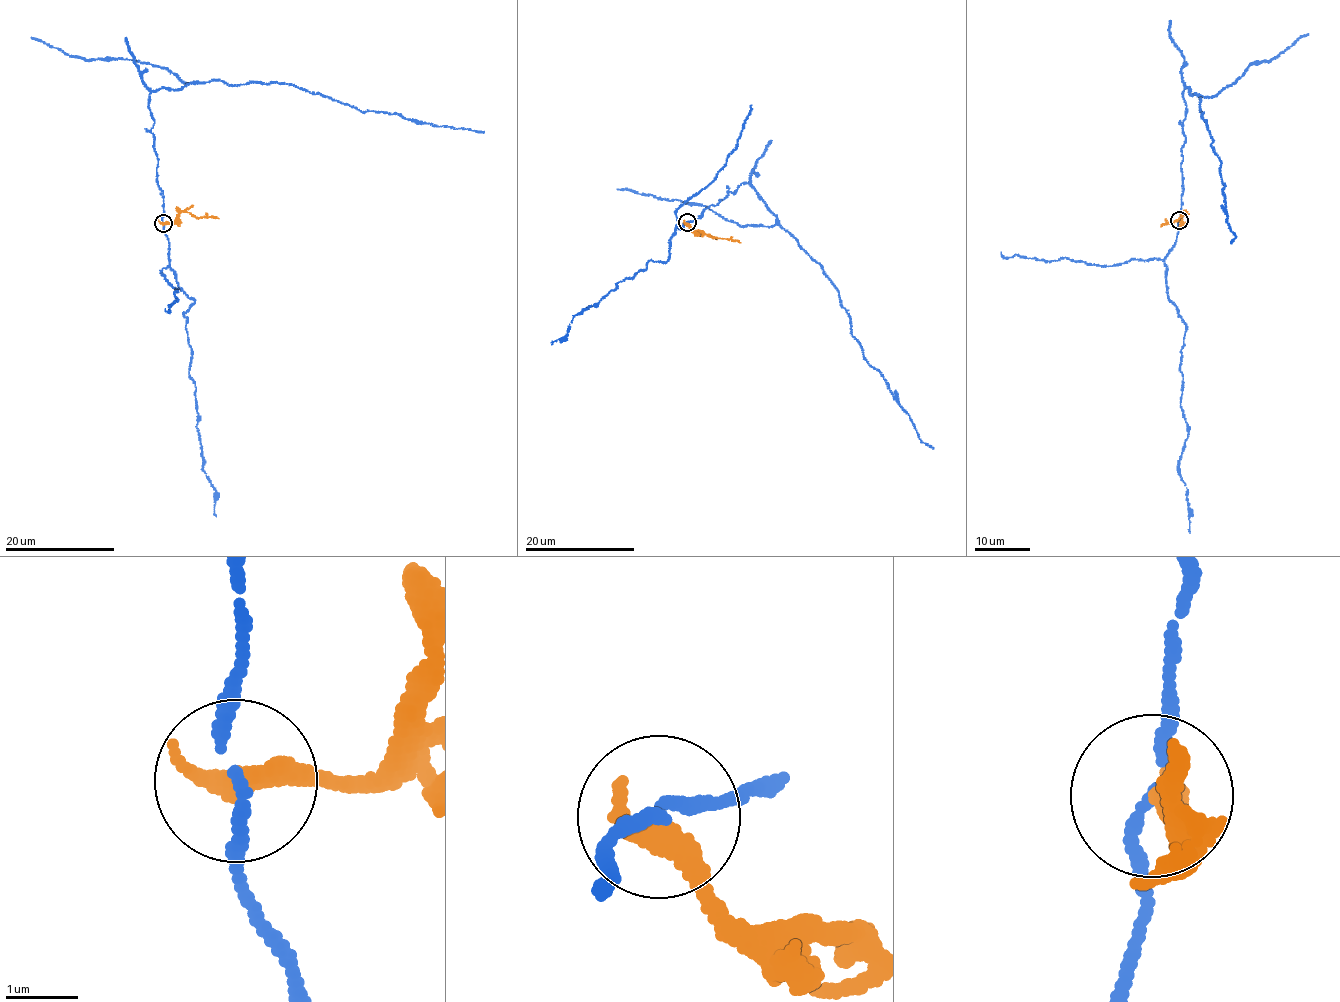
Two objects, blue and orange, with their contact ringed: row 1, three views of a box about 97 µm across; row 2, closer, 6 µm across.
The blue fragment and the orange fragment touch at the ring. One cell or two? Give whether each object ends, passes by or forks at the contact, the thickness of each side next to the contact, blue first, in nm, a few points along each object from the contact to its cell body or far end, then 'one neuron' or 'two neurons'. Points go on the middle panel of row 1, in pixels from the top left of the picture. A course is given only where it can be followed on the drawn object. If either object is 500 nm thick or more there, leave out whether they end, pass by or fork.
blue passes by; orange ends there; 130 nm thick on the blue side, 380 nm on the other; blue runs (687, 223), (742, 183), (756, 191), (838, 292), (864, 357), (933, 449); orange runs (687, 223), (691, 229), (740, 242); two neurons

